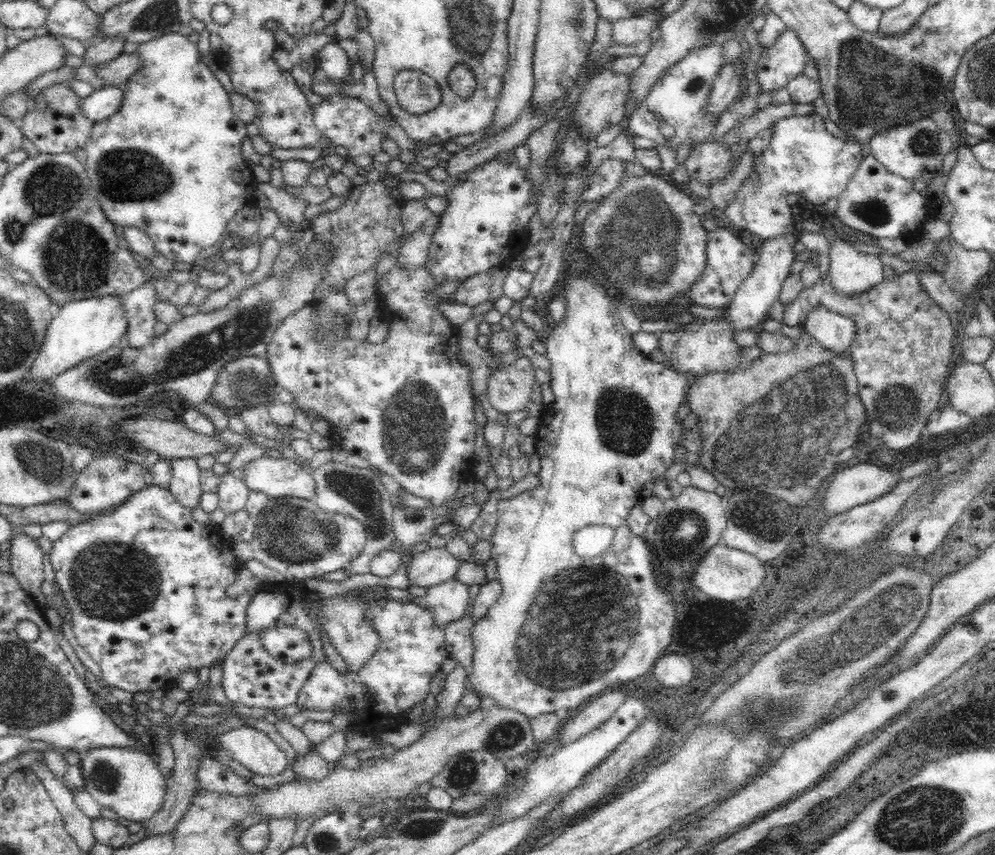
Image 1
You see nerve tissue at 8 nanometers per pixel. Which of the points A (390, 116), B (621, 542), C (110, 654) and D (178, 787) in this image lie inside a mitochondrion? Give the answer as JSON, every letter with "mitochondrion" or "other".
{"A":"other","B":"other","C":"other","D":"other"}

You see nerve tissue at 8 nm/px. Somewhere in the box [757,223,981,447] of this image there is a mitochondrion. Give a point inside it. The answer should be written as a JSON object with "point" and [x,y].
{"point":[897,407]}

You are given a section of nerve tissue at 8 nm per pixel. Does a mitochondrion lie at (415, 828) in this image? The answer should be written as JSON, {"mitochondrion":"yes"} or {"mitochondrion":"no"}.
{"mitochondrion":"yes"}

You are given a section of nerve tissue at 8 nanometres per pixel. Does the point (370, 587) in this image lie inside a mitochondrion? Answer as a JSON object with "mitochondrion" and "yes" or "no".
{"mitochondrion":"no"}

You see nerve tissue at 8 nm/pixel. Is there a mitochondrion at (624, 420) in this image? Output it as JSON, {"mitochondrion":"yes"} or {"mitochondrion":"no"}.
{"mitochondrion":"yes"}

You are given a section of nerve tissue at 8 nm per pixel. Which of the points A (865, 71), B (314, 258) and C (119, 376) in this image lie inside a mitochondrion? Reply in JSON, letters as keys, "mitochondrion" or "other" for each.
{"A":"mitochondrion","B":"mitochondrion","C":"mitochondrion"}

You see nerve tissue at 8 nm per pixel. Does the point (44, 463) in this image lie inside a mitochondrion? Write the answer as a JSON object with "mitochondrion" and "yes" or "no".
{"mitochondrion":"yes"}

